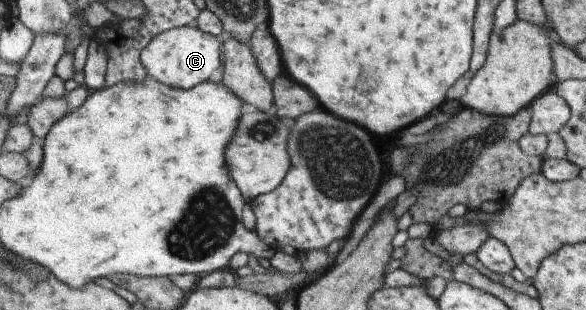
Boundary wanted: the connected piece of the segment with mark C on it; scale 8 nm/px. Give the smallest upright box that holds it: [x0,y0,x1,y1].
[141,24,223,90]

